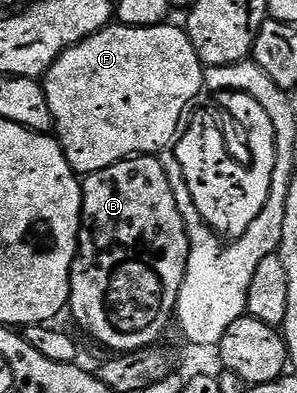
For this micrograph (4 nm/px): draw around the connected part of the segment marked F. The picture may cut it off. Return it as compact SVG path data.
M108 26L63 51L46 71L44 86L48 109L52 109L54 118L53 134L70 167L79 176L108 169L108 165L116 165L133 155L157 156L179 138L182 114L198 94L203 94L204 64L185 30L170 26Z

